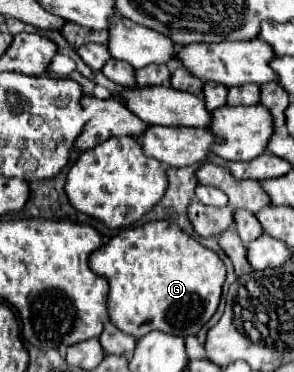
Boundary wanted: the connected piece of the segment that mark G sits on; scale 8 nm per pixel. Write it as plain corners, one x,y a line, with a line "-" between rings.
150,221
120,231
90,255
90,267
110,283
110,321
138,339
154,329
184,337
196,335
216,313
226,279
224,261
168,221

